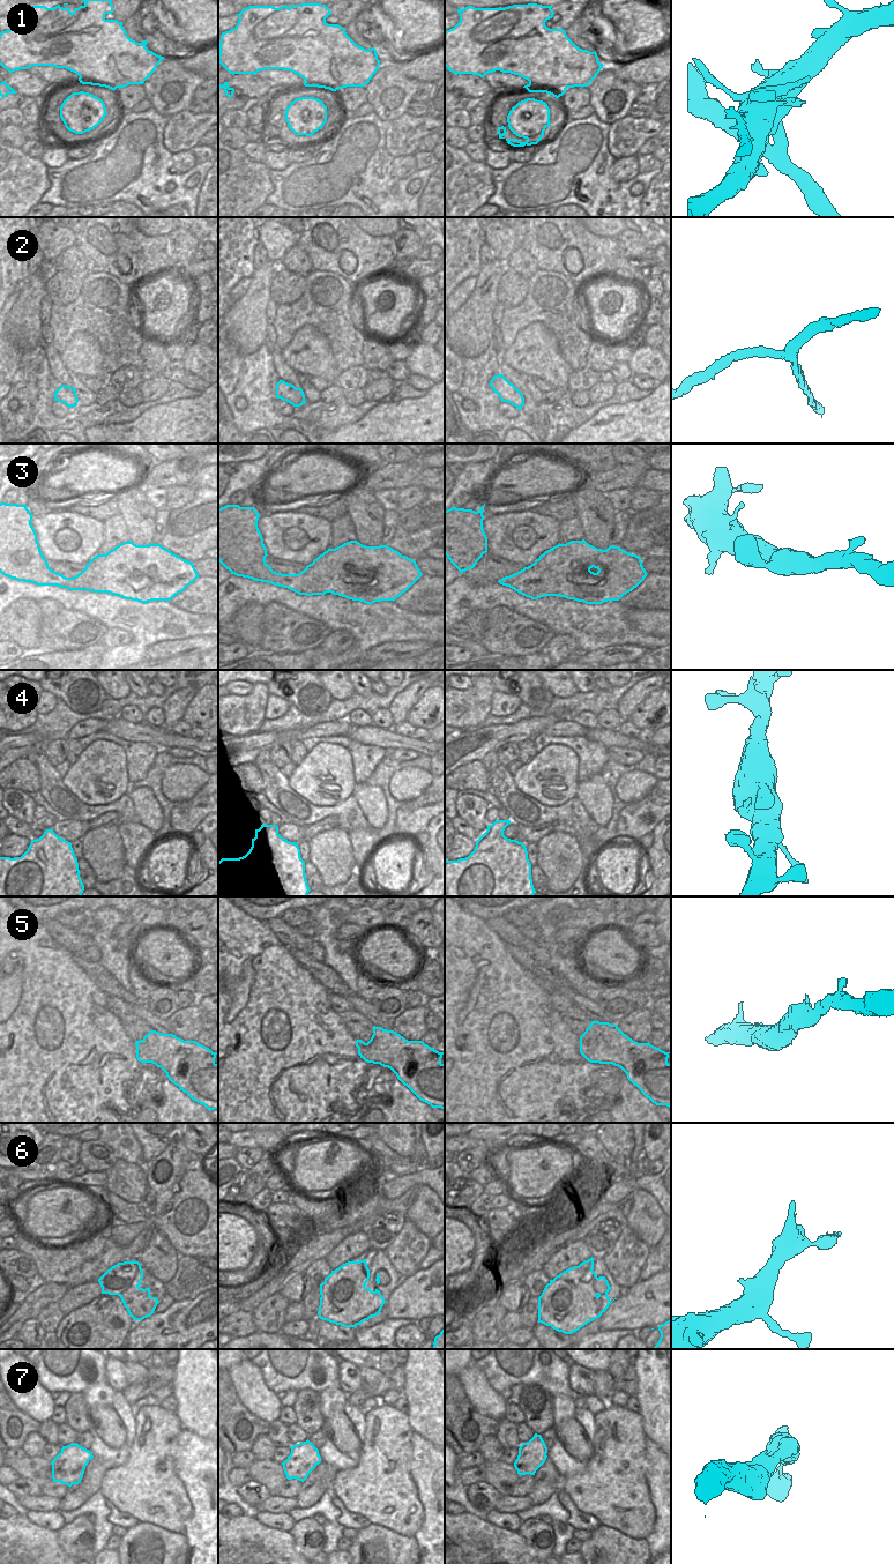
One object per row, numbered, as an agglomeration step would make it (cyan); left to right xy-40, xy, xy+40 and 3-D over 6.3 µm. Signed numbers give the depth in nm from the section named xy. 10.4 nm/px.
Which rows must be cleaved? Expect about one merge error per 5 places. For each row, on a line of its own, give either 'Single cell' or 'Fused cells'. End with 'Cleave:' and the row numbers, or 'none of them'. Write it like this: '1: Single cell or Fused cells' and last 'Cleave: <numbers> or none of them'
1: Fused cells
2: Single cell
3: Single cell
4: Single cell
5: Single cell
6: Fused cells
7: Single cell
Cleave: 1, 6

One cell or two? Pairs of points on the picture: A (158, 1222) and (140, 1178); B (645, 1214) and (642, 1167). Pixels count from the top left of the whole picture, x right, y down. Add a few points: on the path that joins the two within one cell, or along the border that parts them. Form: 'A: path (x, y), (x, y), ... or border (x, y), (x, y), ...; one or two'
A: border (151, 1213), (163, 1214); two
B: border (643, 1174), (639, 1177), (630, 1176); two

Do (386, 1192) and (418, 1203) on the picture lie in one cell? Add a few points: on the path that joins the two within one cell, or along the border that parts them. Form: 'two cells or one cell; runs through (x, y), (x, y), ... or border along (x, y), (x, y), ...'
one cell; runs through (394, 1192), (408, 1192), (410, 1194)

